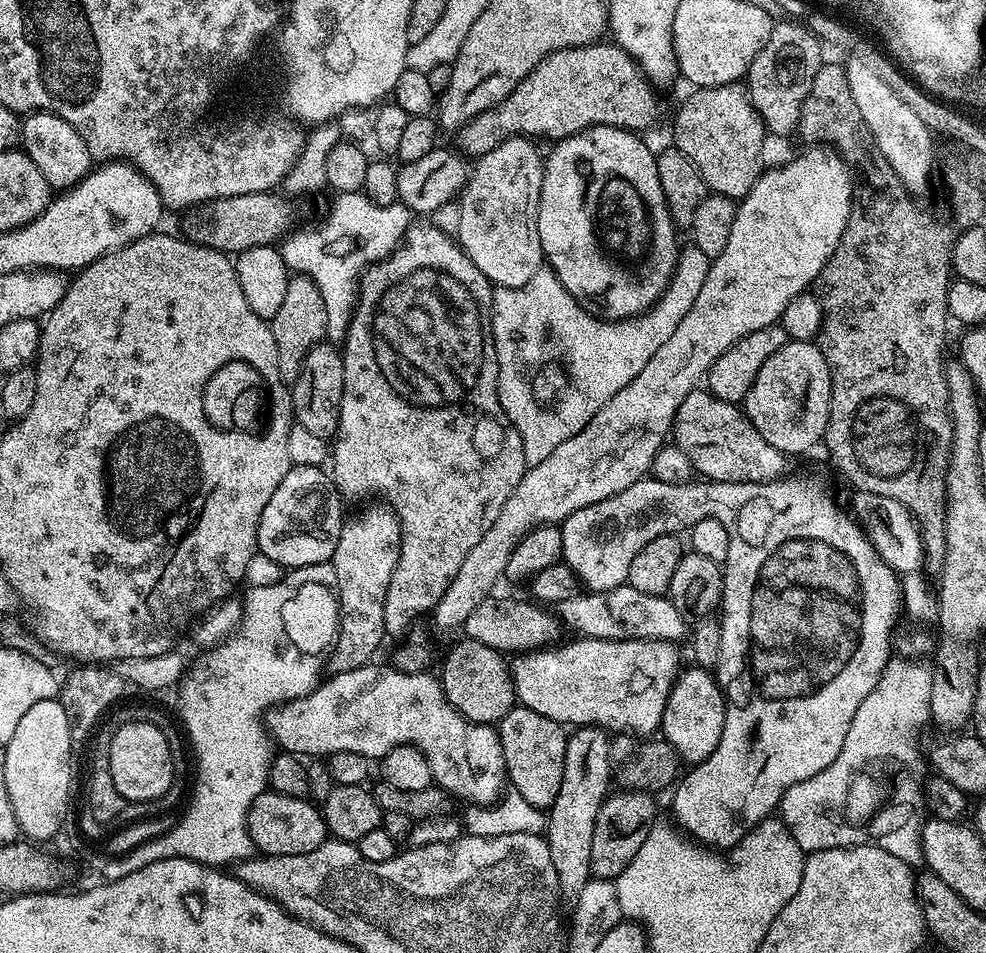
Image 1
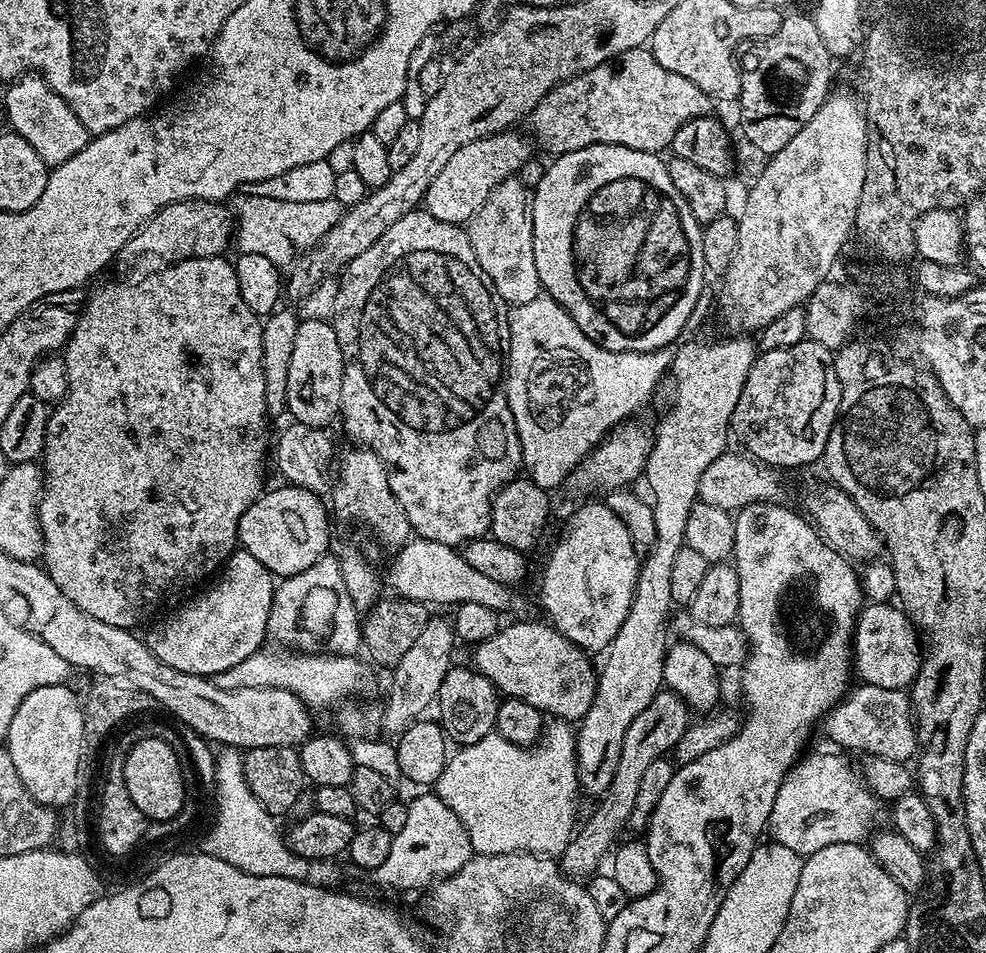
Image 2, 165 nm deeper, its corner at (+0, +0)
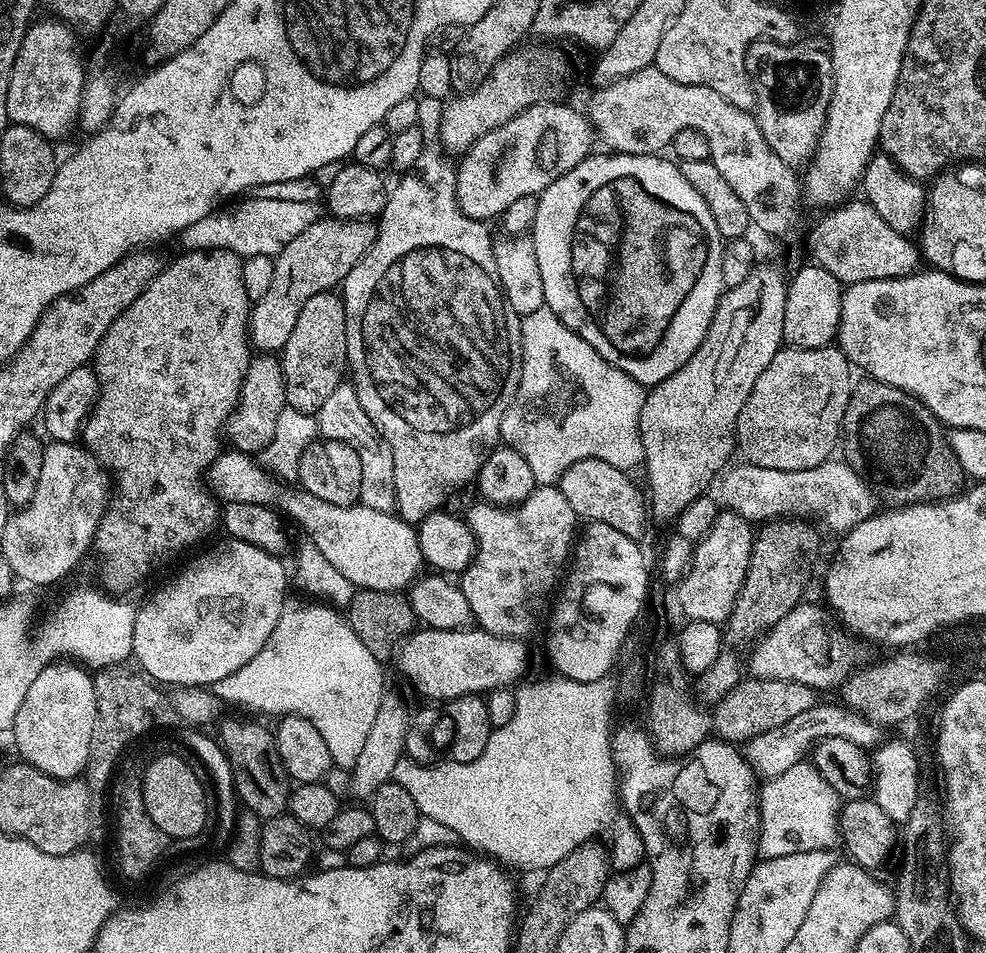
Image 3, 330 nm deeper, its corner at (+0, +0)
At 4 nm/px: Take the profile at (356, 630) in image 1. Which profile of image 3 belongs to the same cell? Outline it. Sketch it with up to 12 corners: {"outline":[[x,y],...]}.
{"outline":[[340,384],[316,416],[319,435],[353,447],[362,462],[359,503],[392,510],[394,458]]}

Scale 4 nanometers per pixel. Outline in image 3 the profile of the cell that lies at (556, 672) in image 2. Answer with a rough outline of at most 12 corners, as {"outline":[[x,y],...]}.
{"outline":[[416,630],[395,657],[424,696],[519,681],[528,652],[483,630]]}

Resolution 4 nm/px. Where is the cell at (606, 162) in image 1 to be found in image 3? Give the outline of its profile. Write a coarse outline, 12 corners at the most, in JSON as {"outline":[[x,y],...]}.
{"outline":[[589,156],[538,197],[544,303],[661,384],[726,241],[679,163]]}

